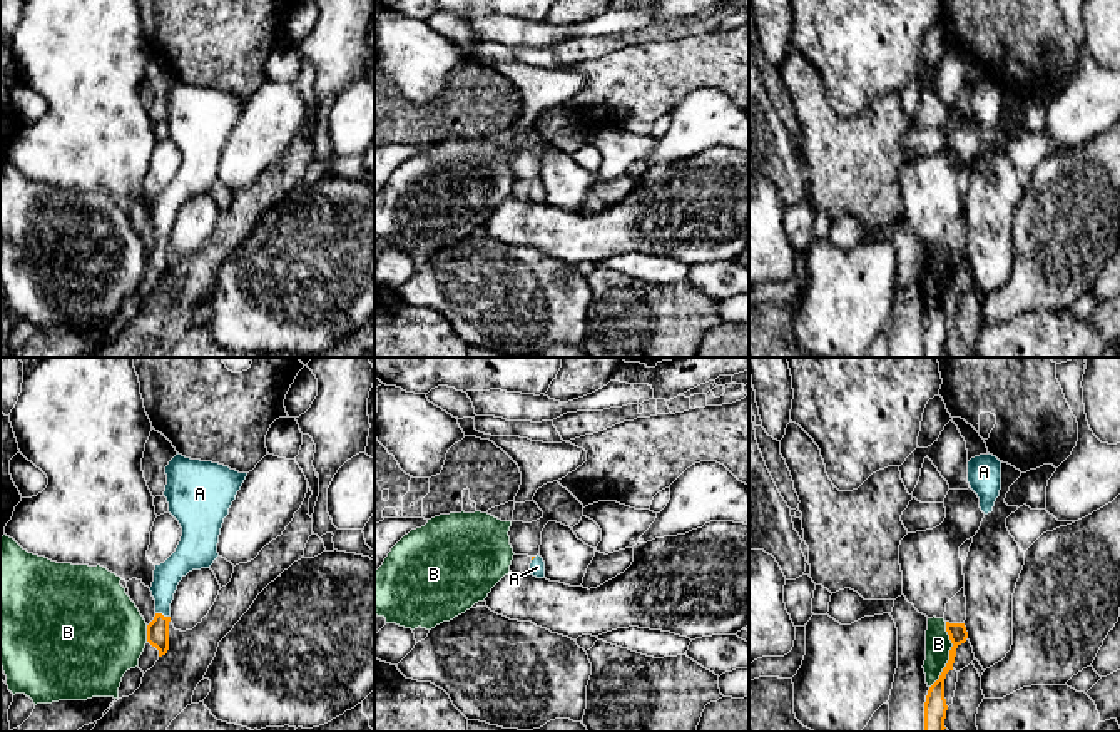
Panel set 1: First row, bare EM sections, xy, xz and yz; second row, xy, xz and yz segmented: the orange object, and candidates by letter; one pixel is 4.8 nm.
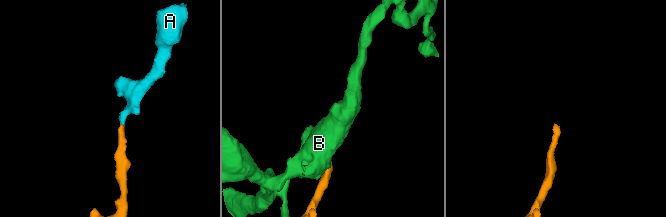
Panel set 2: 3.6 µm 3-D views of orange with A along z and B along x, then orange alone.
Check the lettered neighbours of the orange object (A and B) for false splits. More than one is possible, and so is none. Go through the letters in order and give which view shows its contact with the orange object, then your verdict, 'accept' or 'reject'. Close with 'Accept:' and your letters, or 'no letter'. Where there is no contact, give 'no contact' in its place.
A: xy | accept
B: yz | reject
Accept: A

